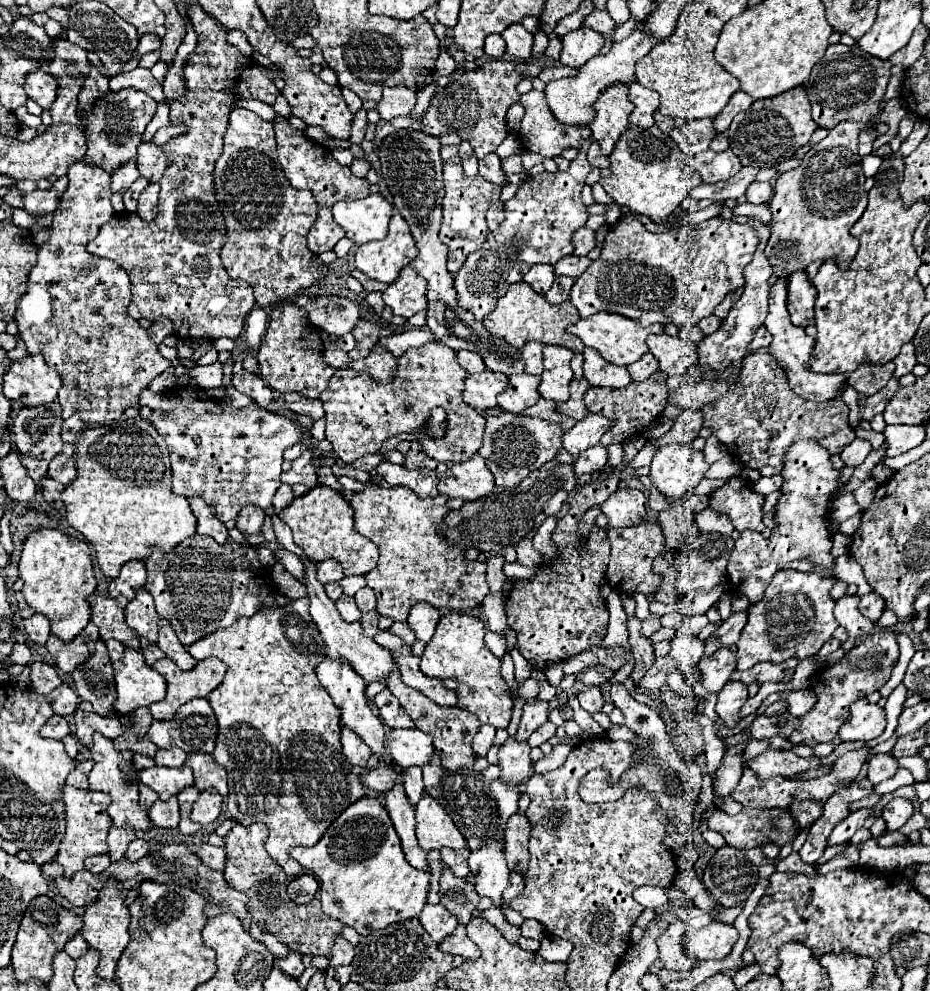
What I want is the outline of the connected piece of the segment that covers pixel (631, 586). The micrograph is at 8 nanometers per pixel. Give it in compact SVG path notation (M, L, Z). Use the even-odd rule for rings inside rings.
M641 523L633 525L629 529L611 529L607 533L607 539L611 543L611 557L607 565L607 581L611 583L611 589L619 595L631 595L631 593L653 593L661 585L661 575L653 573L651 563L657 555L665 549L665 537L657 523ZM623 581L623 585L621 585Z

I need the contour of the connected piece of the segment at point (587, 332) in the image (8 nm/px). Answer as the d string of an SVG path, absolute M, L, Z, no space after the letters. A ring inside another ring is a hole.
M595 313L591 317L585 317L585 319L579 319L575 325L571 325L567 331L577 335L587 347L593 347L601 353L603 359L607 359L609 363L615 363L615 365L629 365L631 361L637 361L643 353L647 353L647 335L649 333L663 333L663 327L661 323L653 323L653 325L639 325L639 321L629 321L627 317L623 315L617 315L617 313Z

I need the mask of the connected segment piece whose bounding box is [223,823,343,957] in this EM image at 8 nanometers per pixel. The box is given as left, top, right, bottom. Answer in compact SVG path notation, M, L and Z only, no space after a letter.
M235 823L231 831L223 837L227 863L225 863L225 879L231 887L237 891L243 891L249 895L249 909L253 921L263 921L269 933L273 933L279 941L283 941L291 951L299 951L305 955L327 955L331 953L333 939L341 933L341 923L337 919L327 917L321 911L319 895L315 895L309 903L297 905L287 895L287 883L291 877L269 857L265 851L265 839L267 839L267 825L253 823L253 825L241 825Z

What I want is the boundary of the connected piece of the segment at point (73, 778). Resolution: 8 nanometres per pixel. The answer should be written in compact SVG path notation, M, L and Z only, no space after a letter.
M83 761L83 763L79 763L79 765L71 771L71 775L67 777L67 785L71 785L71 787L89 787L87 775L89 775L91 767L93 767L93 761Z

